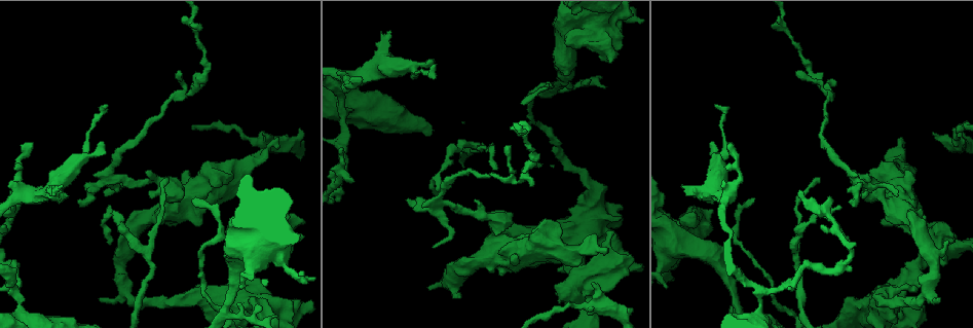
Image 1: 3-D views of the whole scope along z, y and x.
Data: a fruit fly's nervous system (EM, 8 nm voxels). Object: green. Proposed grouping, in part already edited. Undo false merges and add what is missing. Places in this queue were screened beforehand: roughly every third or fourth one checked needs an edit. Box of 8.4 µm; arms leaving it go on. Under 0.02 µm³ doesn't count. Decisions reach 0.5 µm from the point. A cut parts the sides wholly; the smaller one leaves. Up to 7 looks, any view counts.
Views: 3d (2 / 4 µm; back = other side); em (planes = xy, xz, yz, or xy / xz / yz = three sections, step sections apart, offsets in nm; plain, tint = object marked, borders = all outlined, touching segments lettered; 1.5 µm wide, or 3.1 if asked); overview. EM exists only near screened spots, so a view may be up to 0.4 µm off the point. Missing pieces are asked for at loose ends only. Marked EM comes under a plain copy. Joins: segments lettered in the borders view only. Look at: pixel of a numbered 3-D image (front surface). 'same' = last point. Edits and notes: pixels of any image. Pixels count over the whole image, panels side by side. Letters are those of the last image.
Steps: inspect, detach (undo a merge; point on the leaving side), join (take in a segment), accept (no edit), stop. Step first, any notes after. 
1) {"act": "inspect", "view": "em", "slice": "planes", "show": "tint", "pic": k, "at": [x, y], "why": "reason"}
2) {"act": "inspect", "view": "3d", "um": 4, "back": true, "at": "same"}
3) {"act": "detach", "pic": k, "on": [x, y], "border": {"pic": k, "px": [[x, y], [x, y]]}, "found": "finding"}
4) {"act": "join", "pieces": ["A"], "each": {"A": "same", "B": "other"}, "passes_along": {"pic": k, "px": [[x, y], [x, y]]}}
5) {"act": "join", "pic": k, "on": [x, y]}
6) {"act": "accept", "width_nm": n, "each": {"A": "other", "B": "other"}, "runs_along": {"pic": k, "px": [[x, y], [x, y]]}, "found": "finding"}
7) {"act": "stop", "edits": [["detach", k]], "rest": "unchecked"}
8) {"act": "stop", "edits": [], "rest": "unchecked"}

{"act": "inspect", "view": "em", "slice": "planes", "show": "borders", "pic": 1, "at": [918, 287], "why": "free end"}

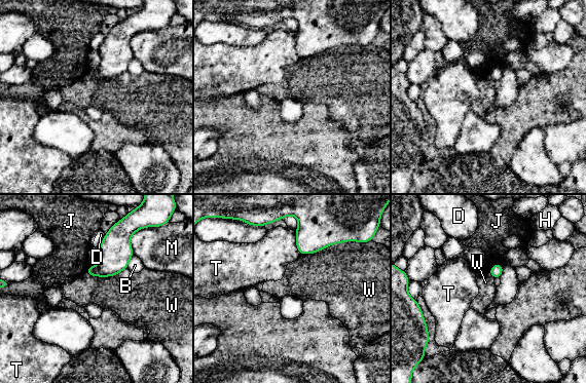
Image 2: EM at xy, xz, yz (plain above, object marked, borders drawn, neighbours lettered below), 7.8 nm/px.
{"act": "accept", "longest_contact_nm": ["W", 360], "each": {"B": "other", "D": "other", "H": "other", "J": "other", "M": "other", "T": "other", "W": "other"}, "found": "none of them fits"}

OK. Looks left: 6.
{"act": "inspect", "view": "3d", "um": 4, "pic": 1, "at": [946, 240], "why": "branch stops here"}

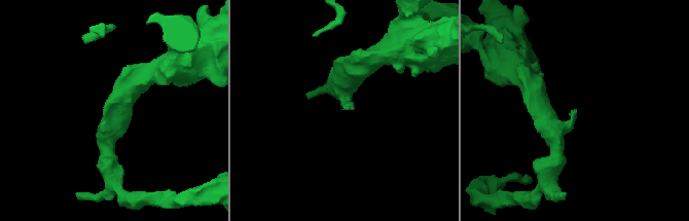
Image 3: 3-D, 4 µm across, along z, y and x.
{"act": "inspect", "view": "em", "slice": "yz", "step": 4, "show": "borders", "pic": 3, "at": [574, 110], "arm_widths_nm": [280, 360], "why": "shape alone is not enough"}

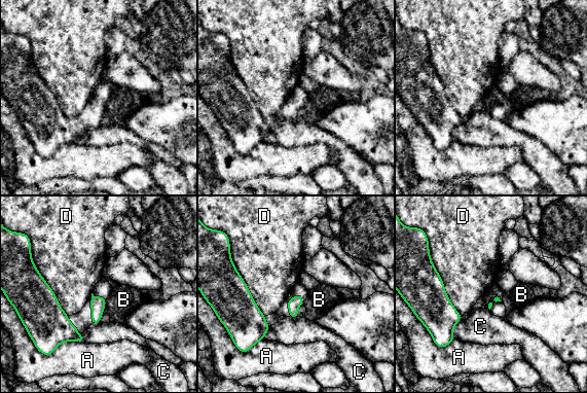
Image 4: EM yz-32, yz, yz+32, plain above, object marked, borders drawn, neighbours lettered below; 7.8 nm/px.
{"act": "inspect", "view": "em", "slice": "planes", "show": "borders", "at": "same"}

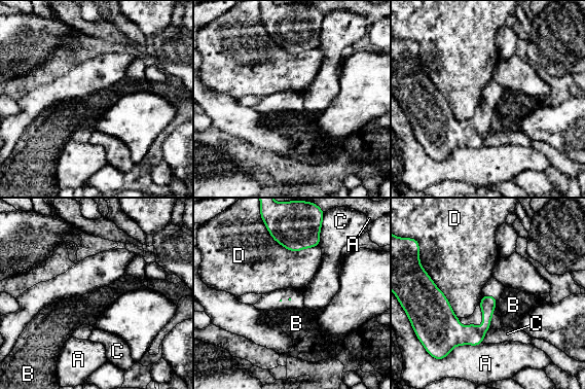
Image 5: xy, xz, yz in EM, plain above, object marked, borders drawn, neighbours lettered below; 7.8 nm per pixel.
{"act": "accept", "longest_contact_nm": ["D", 420], "each": {"A": "other", "B": "other", "C": "other", "D": "other"}, "found": "none of them fits"}

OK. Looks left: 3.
{"act": "inspect", "view": "em", "slice": "xy", "step": 4, "show": "tint", "pic": 1, "at": [107, 207], "why": "free end"}

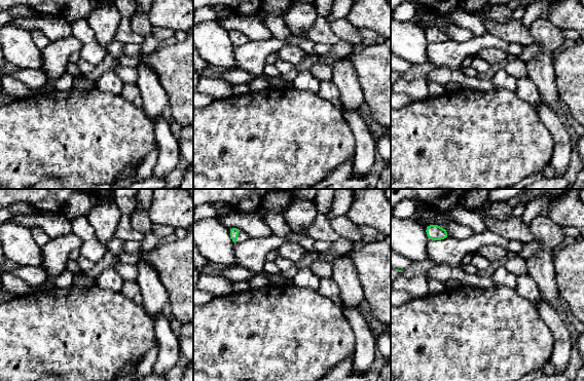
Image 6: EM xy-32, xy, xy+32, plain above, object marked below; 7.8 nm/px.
{"act": "inspect", "view": "em", "slice": "planes", "show": "borders", "at": "same"}

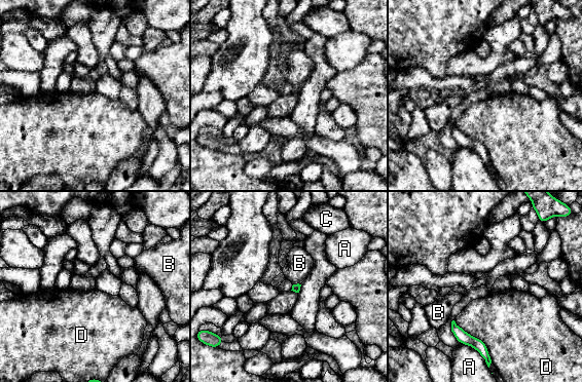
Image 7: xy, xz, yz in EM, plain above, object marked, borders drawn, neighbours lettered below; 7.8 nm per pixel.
{"act": "accept", "each": {"A": "other", "B": "other", "C": "other", "D": "other"}, "border": {"pic": 7, "px": [[300, 283], [293, 284]]}, "found": "no lettered segment goes on from it"}

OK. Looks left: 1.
{"act": "stop", "edits": [], "rest": "unchecked"}

